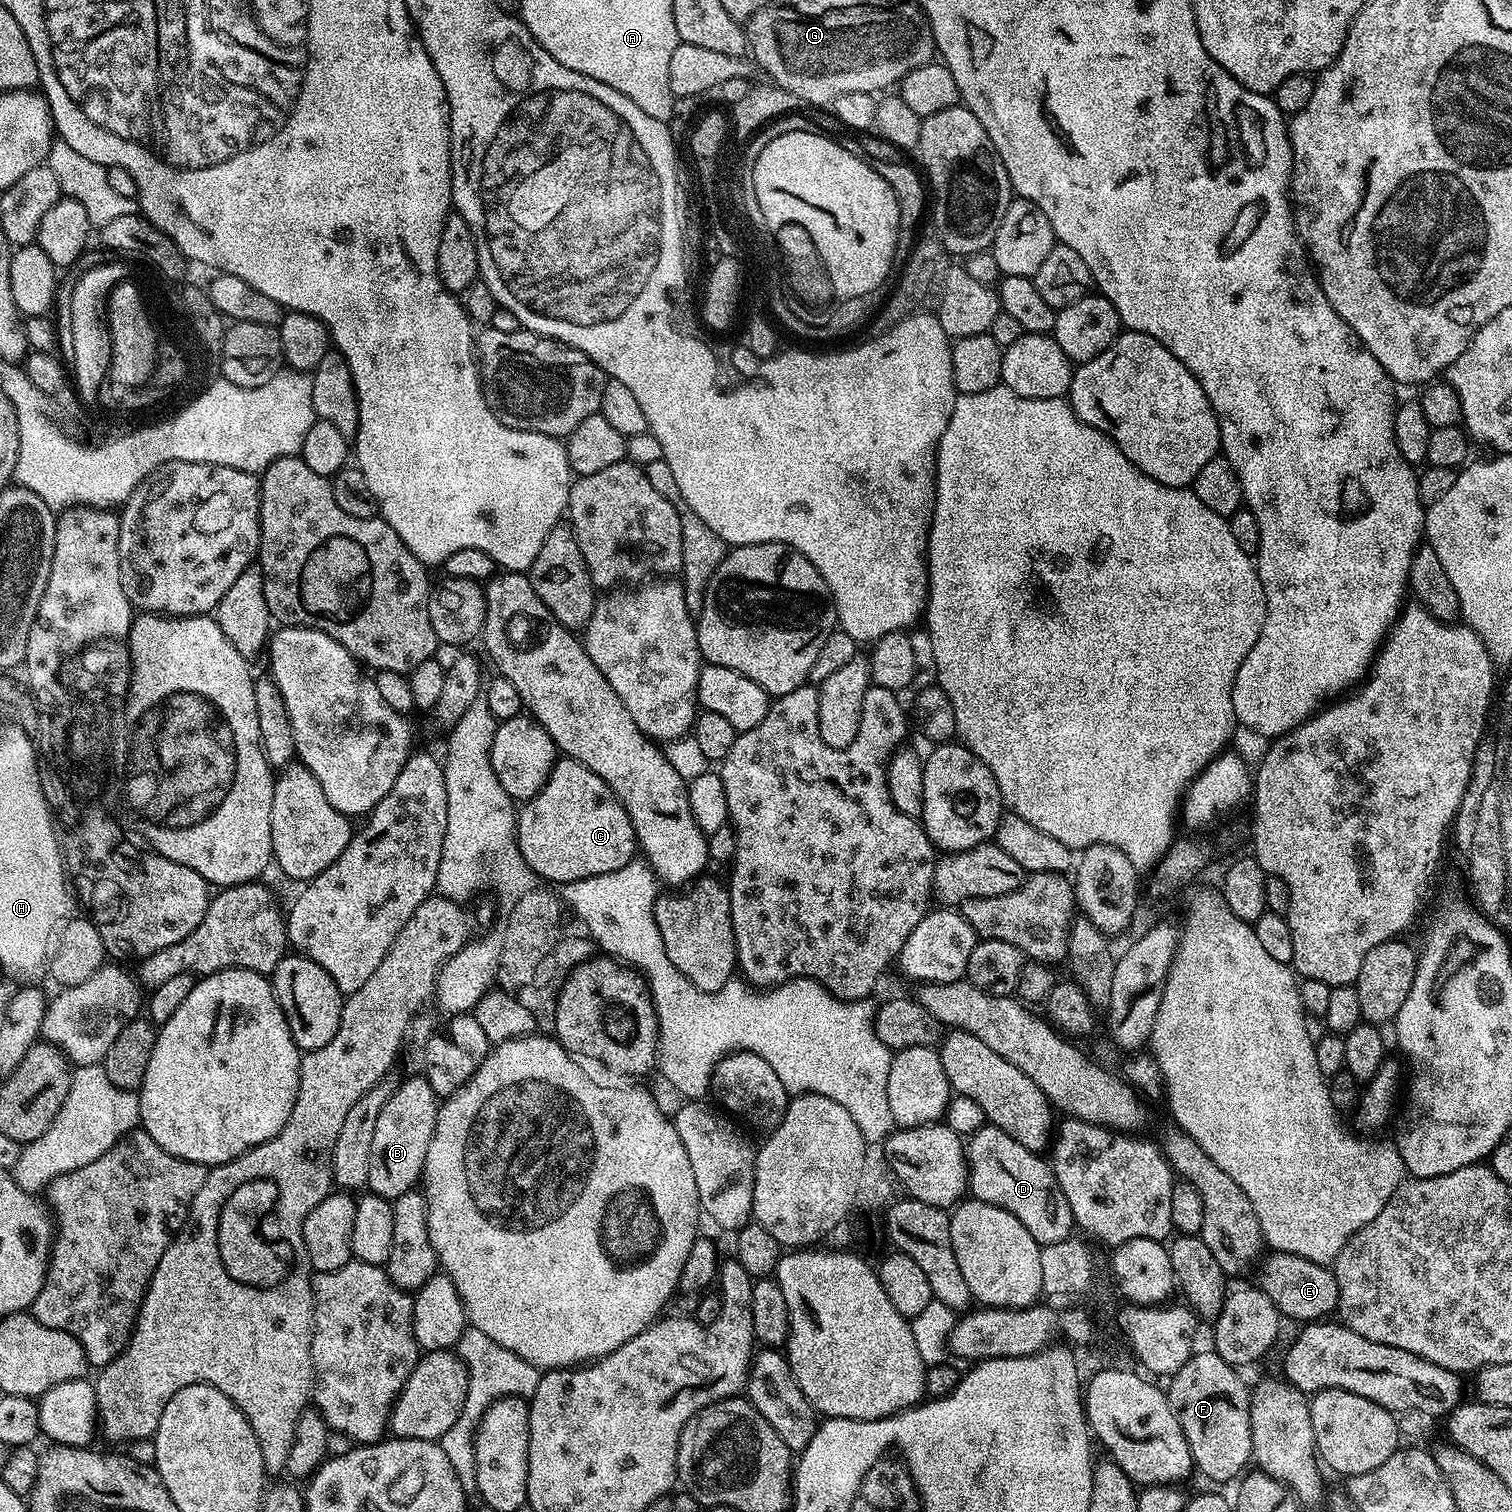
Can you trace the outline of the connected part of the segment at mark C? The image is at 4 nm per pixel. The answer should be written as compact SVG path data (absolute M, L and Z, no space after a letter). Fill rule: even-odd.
M571 758L557 759L540 793L519 809L516 844L530 870L556 886L622 870L638 852L634 826L610 786Z

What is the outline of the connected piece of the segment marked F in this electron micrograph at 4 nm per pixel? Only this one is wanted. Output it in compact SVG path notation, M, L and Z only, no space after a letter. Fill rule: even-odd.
M1215 1350L1207 1351L1197 1351L1170 1377L1169 1384L1172 1385L1167 1385L1166 1395L1168 1405L1176 1411L1176 1417L1182 1426L1182 1434L1186 1434L1186 1442L1192 1455L1195 1471L1201 1472L1208 1480L1217 1480L1218 1483L1224 1484L1227 1480L1235 1481L1249 1467L1252 1458L1250 1414L1248 1413L1250 1388L1249 1385L1244 1385L1243 1378L1236 1373L1239 1371L1233 1365L1227 1364Z

